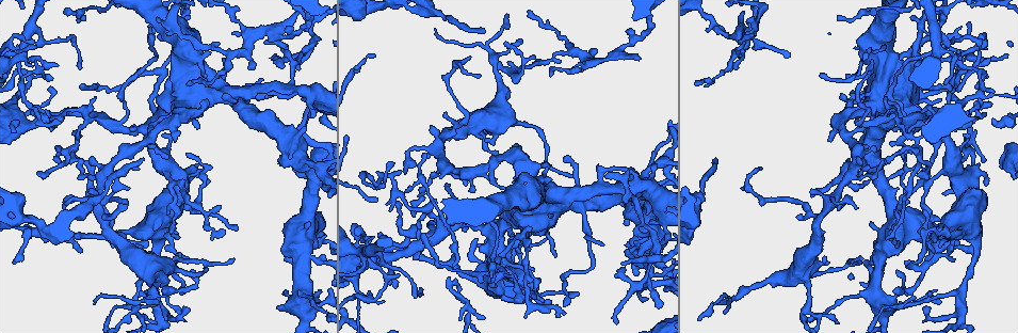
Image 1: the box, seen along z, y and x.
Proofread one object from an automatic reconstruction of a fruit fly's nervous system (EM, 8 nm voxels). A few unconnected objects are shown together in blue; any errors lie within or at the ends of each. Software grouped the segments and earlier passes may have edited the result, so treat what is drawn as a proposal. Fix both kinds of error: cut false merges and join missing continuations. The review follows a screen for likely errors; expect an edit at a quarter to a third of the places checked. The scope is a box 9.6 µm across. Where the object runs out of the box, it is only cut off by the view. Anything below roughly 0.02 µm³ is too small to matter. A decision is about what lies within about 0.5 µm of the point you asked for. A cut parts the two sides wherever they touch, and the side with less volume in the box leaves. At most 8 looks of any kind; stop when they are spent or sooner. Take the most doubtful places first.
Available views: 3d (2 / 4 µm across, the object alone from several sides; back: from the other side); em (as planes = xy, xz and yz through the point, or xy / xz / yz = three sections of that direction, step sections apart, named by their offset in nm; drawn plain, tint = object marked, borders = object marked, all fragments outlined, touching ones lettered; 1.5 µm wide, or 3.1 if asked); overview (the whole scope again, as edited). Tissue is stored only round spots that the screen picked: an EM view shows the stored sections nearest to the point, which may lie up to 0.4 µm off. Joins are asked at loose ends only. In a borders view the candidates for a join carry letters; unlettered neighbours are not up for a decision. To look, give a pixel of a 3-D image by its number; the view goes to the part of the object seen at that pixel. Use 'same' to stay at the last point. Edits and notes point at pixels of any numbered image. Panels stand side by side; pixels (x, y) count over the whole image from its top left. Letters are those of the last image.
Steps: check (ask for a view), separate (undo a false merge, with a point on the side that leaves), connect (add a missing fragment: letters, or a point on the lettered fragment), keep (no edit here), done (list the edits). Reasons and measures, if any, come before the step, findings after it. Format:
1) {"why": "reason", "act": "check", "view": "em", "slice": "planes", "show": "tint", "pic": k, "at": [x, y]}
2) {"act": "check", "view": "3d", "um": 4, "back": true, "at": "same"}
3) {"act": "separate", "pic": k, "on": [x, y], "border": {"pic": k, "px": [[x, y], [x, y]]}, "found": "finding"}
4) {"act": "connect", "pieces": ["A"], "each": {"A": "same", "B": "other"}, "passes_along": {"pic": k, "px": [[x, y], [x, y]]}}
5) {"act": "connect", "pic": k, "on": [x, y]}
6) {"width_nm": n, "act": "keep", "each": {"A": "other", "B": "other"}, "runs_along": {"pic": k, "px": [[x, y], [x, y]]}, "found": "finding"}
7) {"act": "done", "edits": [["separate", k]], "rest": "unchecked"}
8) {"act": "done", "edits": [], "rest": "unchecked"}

{"why": "sudden change in width", "act": "check", "view": "3d", "um": 4, "pic": 1, "at": [967, 237]}

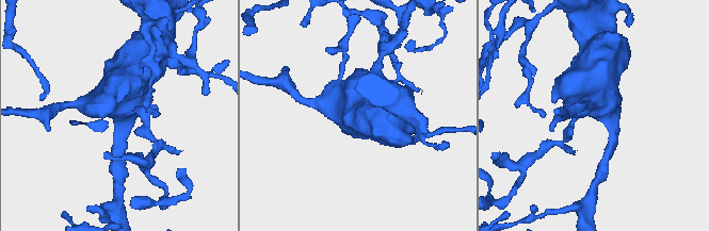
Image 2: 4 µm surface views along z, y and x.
{"why": "shape alone is not enough", "act": "check", "view": "em", "slice": "yz", "step": 4, "show": "tint", "pic": 2, "at": [130, 109]}

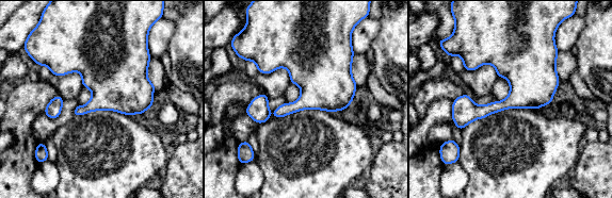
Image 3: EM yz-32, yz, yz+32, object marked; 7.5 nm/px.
{"why": "cut it another way", "act": "check", "view": "em", "slice": "planes", "show": "borders", "at": "same"}

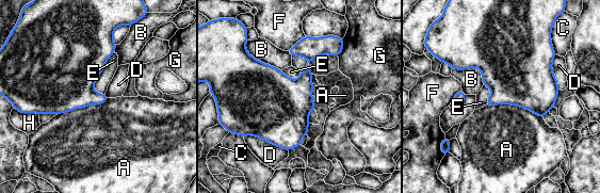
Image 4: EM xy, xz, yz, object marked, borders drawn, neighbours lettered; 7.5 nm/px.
{"act": "keep", "each": {"A": "other", "B": "other", "C": "other", "D": "other", "E": "other", "F": "other", "G": "other", "H": "other"}, "border": {"pic": 4, "px": [[485, 105], [518, 105], [542, 118]]}, "found": "all the same cell"}

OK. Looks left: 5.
{"why": "long arm stops here", "act": "check", "view": "em", "slice": "xy", "step": 4, "show": "tint", "pic": 1, "at": [144, 160]}

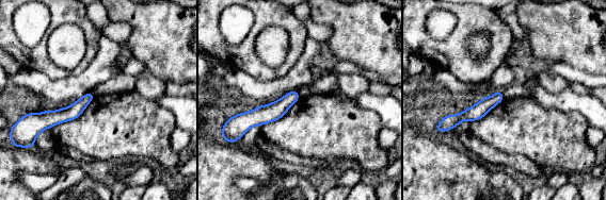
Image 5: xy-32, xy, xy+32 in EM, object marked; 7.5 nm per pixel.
{"why": "cut it another way", "act": "check", "view": "em", "slice": "planes", "show": "borders", "at": "same"}

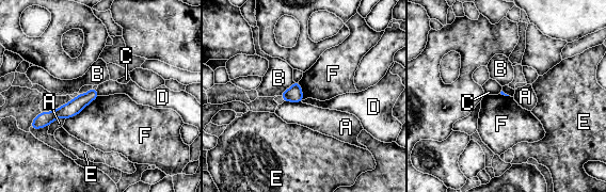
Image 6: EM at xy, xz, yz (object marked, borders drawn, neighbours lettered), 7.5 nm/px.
{"longest_contact_nm": ["F", 320], "act": "keep", "each": {"A": "other", "B": "other", "C": "other", "D": "other", "E": "other", "F": "other"}, "border": {"pic": 6, "px": [[98, 95], [78, 113], [65, 120]]}, "found": "no lettered fragment goes on from it"}

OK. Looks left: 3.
{"why": "thin end", "act": "check", "view": "3d", "um": 4, "pic": 1, "at": [907, 261]}

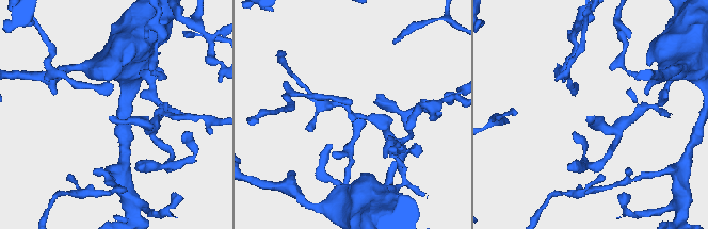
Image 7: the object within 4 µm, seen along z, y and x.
{"why": "now the EM", "act": "check", "view": "em", "slice": "xy", "step": 8, "show": "tint", "pic": 7, "at": [110, 118]}

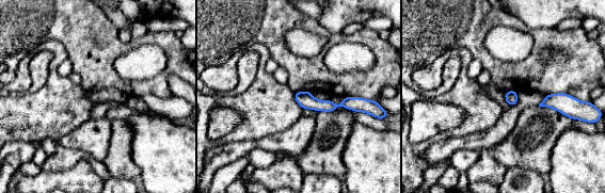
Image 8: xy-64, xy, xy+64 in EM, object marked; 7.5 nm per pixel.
{"why": "another direction", "act": "check", "view": "em", "slice": "planes", "show": "borders", "at": "same"}

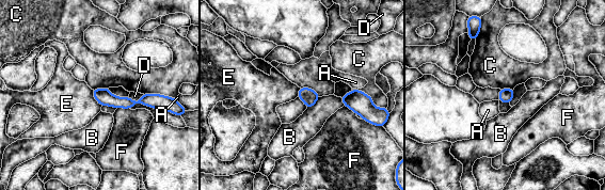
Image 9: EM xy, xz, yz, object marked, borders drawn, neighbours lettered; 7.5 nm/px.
{"act": "keep", "each": {"A": "other", "B": "other", "C": "other", "D": "other", "E": "other", "F": "other"}, "runs_along": {"pic": 9, "px": [[95, 92], [117, 103], [161, 100]]}, "found": "none of them fits"}

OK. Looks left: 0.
{"act": "done", "edits": [], "rest": "unchecked"}

